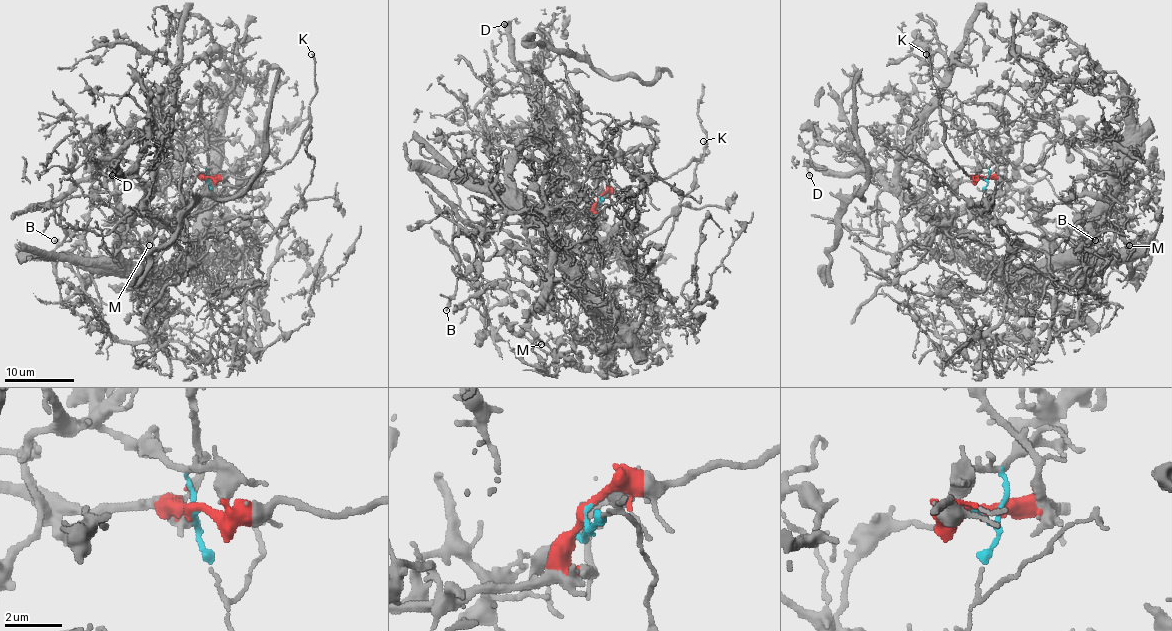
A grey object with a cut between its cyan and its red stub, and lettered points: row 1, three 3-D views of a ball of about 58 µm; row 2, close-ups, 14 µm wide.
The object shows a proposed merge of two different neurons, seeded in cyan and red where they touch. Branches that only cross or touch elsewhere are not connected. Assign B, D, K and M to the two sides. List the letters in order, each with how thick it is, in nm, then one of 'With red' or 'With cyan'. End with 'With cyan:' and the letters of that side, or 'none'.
B: Thickness 180 nm. With red
D: Thickness 160 nm. With cyan
K: Thickness 200 nm. With red
M: Thickness 150 nm. With cyan
With cyan: D, M

